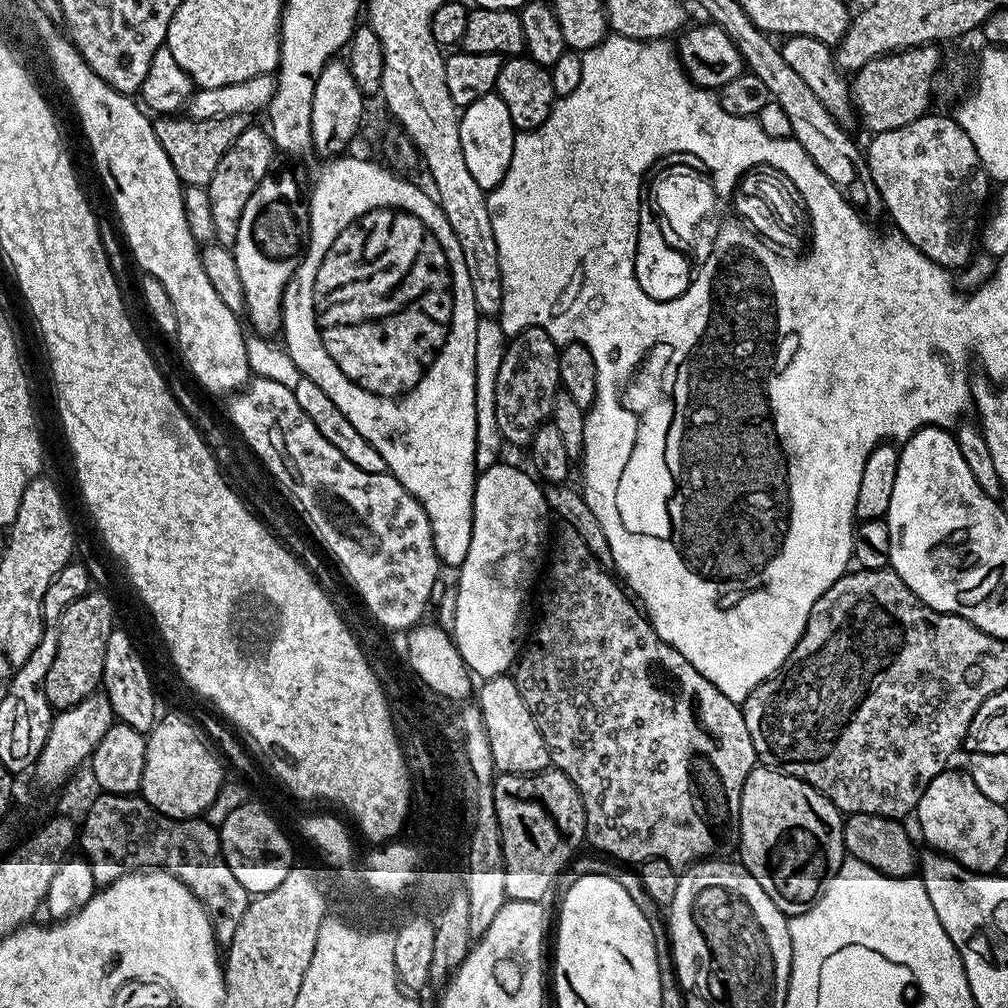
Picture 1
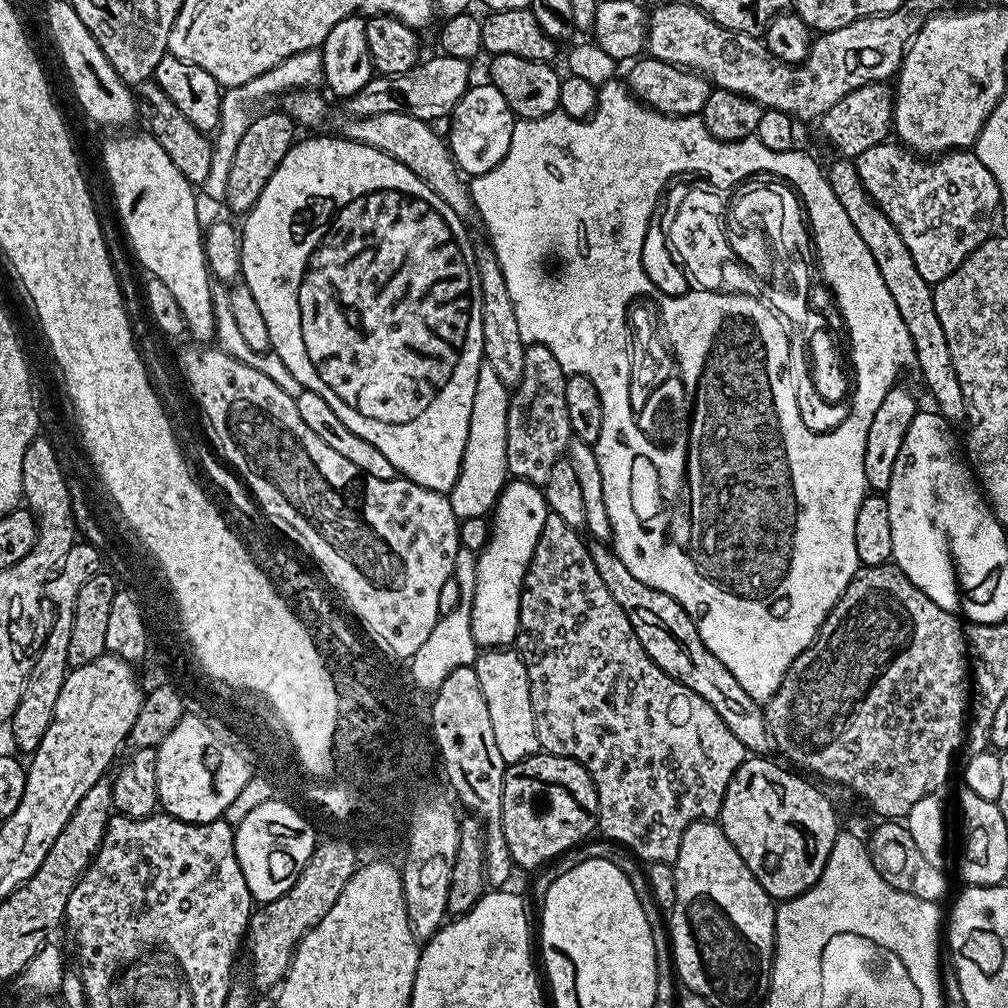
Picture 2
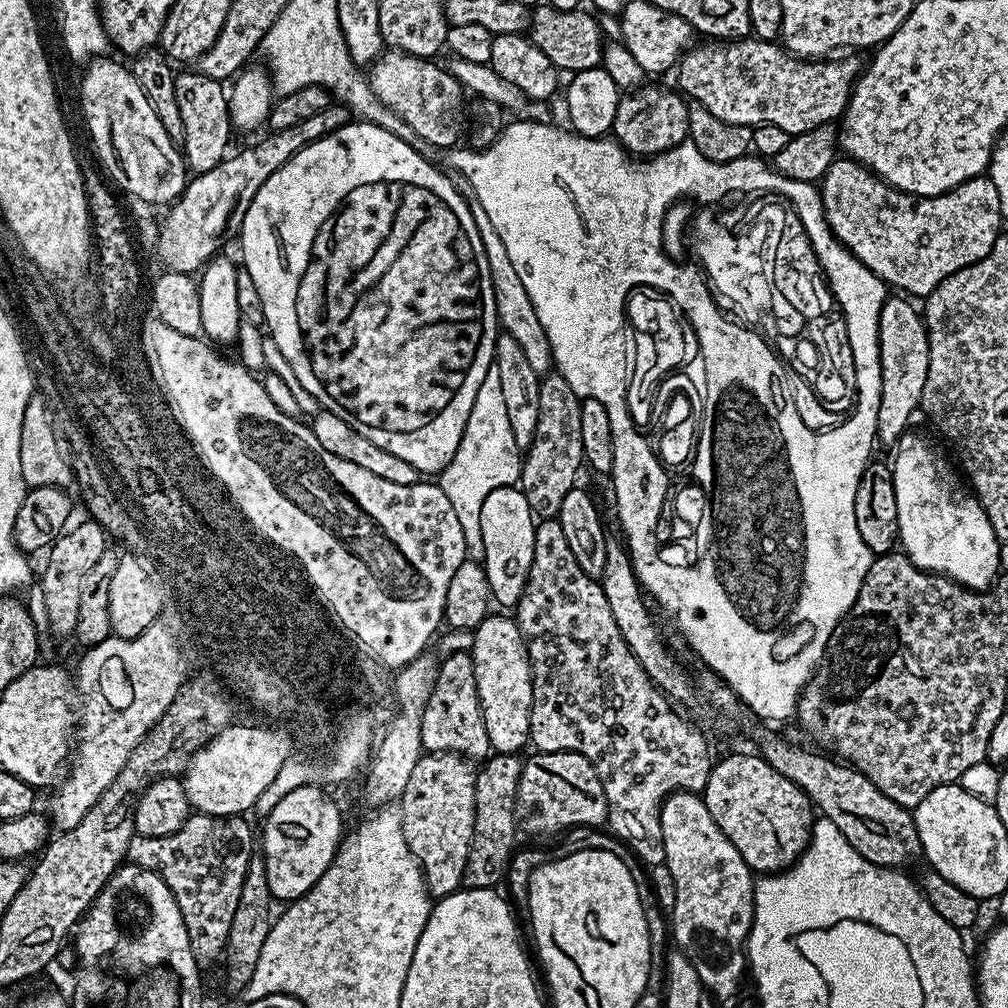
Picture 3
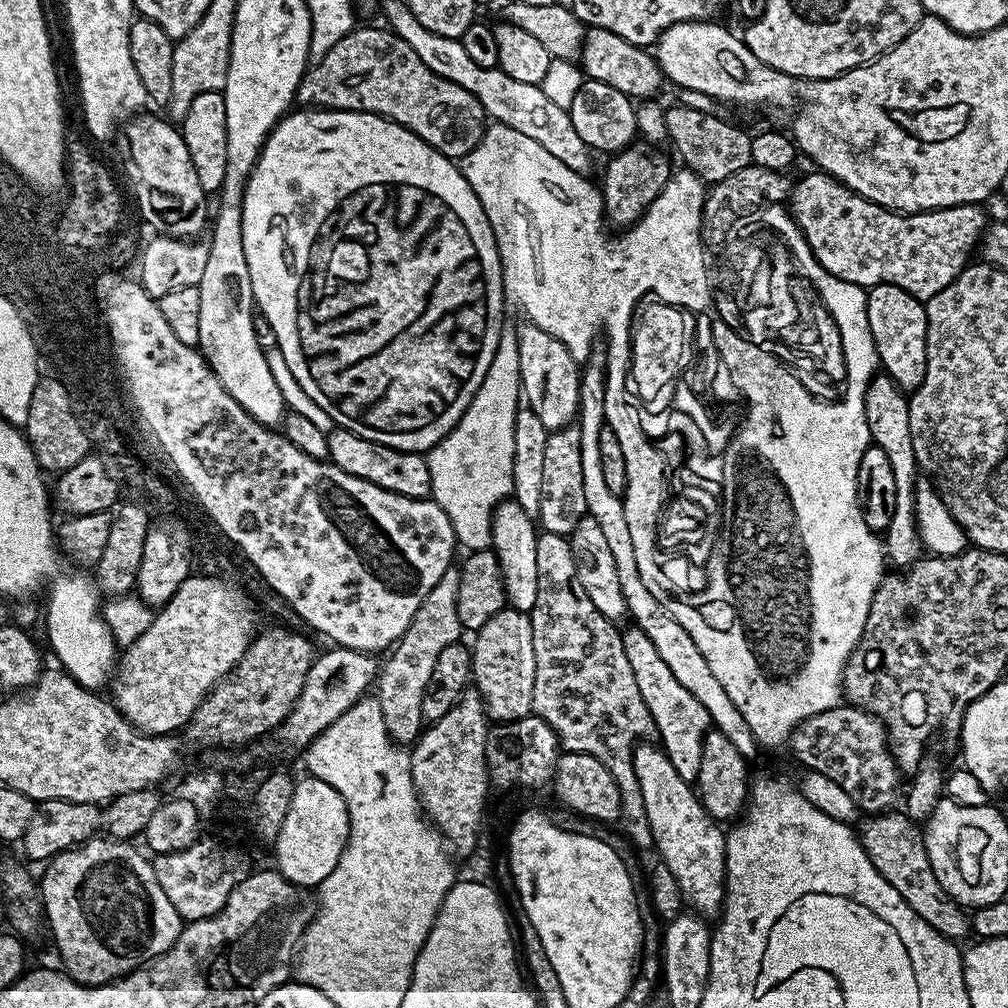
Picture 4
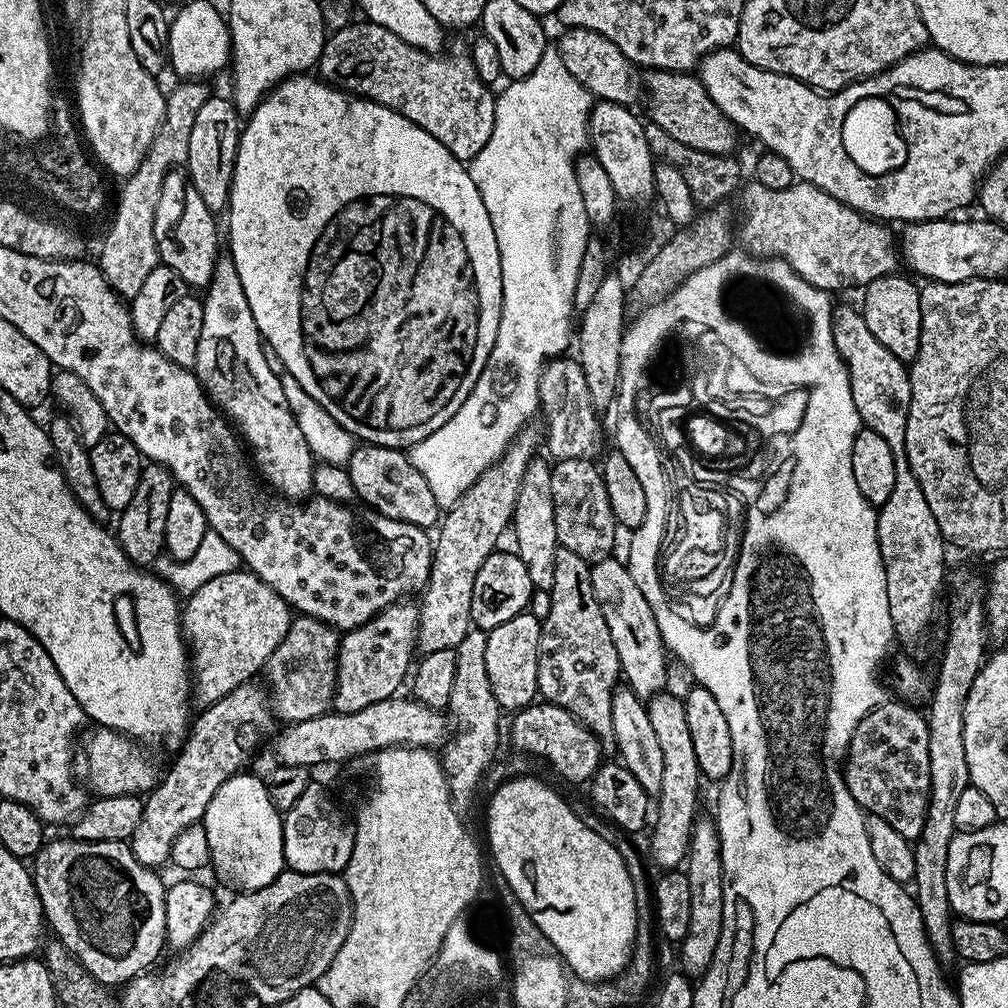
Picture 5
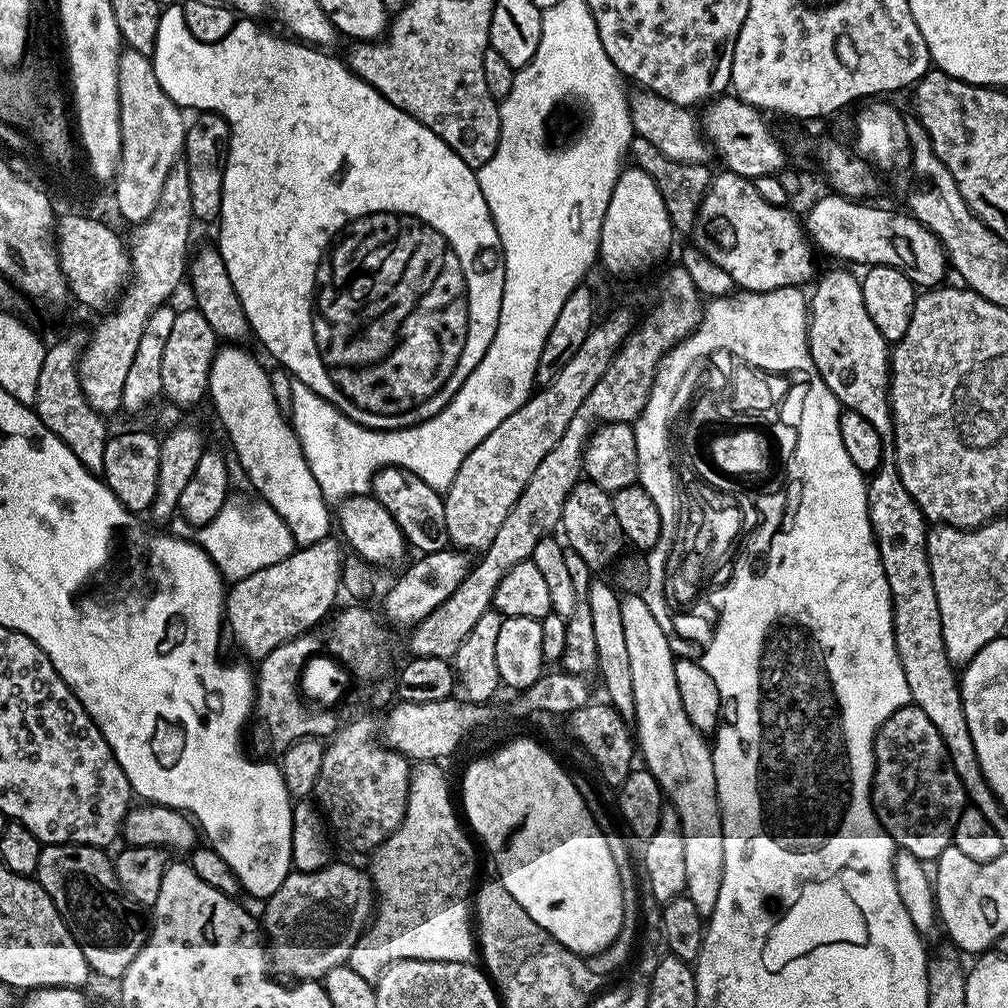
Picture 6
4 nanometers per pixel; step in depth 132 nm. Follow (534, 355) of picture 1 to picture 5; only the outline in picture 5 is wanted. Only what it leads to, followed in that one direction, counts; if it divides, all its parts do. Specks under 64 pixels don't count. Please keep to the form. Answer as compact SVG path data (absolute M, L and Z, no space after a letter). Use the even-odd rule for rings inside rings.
M566 458L552 464L550 486L554 493L554 527L558 529L558 542L566 550L574 550L583 560L592 562L604 558L616 544L618 525L610 510L610 498L606 498L606 482L602 478L599 467L591 459Z

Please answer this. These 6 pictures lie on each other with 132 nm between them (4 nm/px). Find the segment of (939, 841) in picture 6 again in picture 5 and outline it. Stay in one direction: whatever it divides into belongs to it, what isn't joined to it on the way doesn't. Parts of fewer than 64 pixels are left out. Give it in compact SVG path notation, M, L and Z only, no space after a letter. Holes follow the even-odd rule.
M885 702L881 704L879 708L872 708L862 718L862 722L858 722L858 726L854 730L854 734L848 743L848 751L842 761L842 771L844 774L844 781L850 790L850 794L868 816L882 818L889 826L894 826L894 830L898 830L898 834L902 834L902 838L915 842L920 839L922 826L928 817L928 795L930 794L930 730L928 729L928 722L923 711L921 713L915 712L915 710L912 709L915 707L909 706L907 703L896 703L900 704Z

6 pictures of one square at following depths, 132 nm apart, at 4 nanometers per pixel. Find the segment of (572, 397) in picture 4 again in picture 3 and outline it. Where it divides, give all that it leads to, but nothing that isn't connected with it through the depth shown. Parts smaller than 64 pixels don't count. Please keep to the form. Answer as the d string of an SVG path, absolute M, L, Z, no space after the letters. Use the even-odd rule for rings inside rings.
M475 198L469 199L468 209L474 218L474 226L478 226L482 250L486 250L486 266L490 266L490 282L494 286L494 306L499 327L510 334L510 338L514 338L518 346L522 346L526 359L530 361L530 366L534 366L536 372L547 373L554 364L552 347L546 338L546 332L542 330L542 324L538 322L534 302L530 302L530 294L526 294L526 286L522 286L522 278L518 278L518 270L514 270L514 262L510 262L510 253L506 251L502 238L498 238L494 222L490 222L486 210L482 210L482 202L478 202Z

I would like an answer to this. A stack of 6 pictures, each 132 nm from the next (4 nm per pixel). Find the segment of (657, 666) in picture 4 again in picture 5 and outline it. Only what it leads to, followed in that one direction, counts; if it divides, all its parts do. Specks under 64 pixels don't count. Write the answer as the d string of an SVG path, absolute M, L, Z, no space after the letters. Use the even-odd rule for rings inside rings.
M657 694L647 701L650 723L662 746L662 786L654 800L654 819L650 824L650 832L652 828L652 860L657 864L657 869L676 870L688 858L692 826L698 819L696 806L700 802L702 777L698 754L694 754L694 742L690 738L690 726L686 724L684 701L679 695L664 695Z

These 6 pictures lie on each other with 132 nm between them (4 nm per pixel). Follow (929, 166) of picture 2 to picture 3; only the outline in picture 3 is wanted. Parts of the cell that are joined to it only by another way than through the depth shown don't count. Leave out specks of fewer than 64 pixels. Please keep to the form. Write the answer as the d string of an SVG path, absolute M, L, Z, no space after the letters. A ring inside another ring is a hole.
M837 158L825 170L818 187L826 222L840 243L885 285L912 298L927 298L942 281L950 278L950 274L986 258L1002 231L998 186L994 186L987 175L970 178L940 196L914 197L909 192L891 188L885 180L875 176L871 168L865 168L857 160Z

